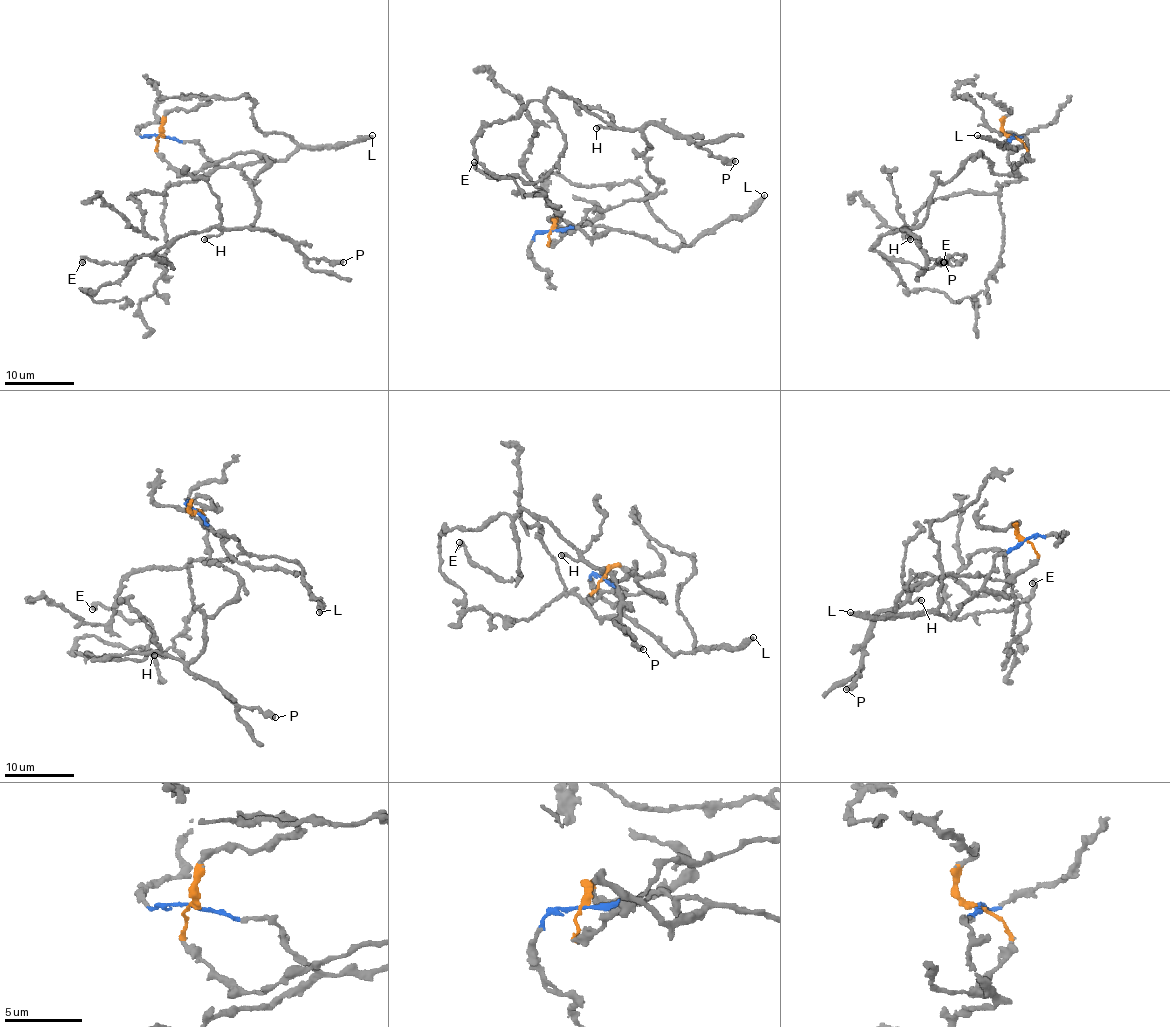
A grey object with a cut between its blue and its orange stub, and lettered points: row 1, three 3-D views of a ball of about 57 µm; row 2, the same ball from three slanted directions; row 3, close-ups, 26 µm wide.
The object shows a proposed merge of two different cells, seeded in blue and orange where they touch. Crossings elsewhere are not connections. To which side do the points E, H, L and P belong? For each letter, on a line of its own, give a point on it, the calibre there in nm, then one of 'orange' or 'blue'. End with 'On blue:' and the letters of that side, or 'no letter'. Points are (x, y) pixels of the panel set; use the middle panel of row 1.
E: at (474, 162); 550 nm thick; orange
H: at (596, 128); 380 nm thick; orange
L: at (764, 195); 400 nm thick; blue
P: at (735, 161); 500 nm thick; orange
On blue: L

